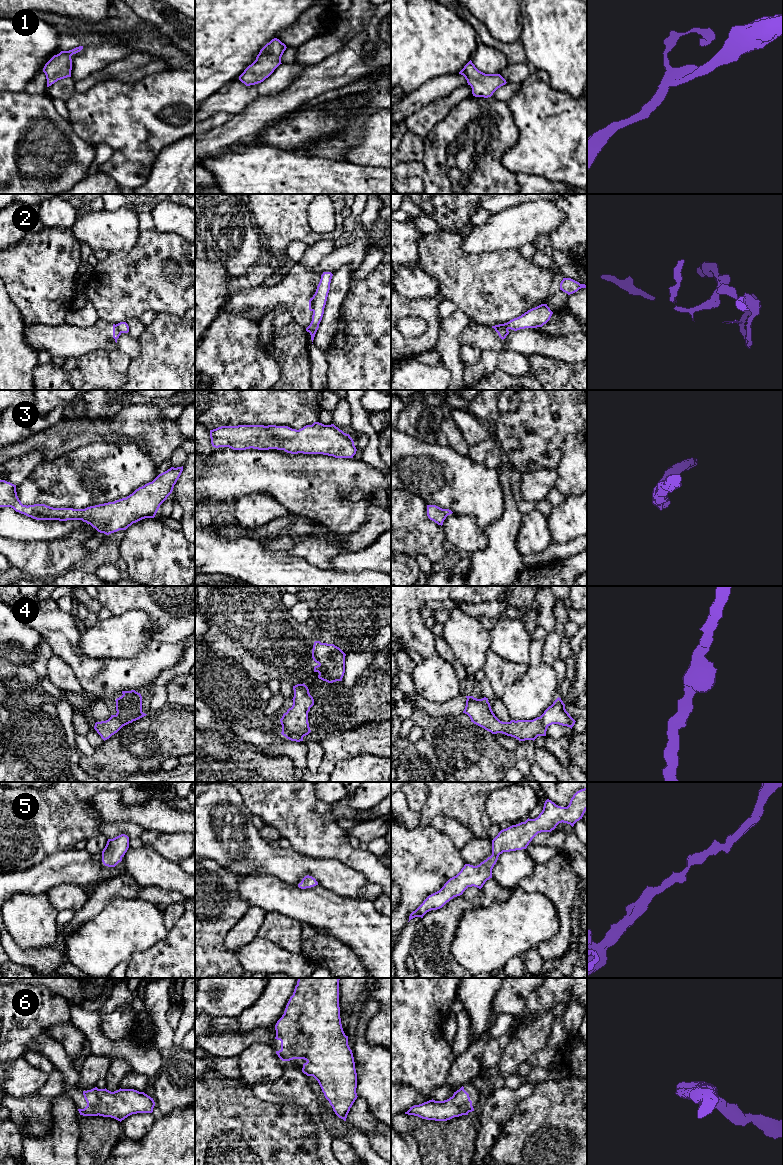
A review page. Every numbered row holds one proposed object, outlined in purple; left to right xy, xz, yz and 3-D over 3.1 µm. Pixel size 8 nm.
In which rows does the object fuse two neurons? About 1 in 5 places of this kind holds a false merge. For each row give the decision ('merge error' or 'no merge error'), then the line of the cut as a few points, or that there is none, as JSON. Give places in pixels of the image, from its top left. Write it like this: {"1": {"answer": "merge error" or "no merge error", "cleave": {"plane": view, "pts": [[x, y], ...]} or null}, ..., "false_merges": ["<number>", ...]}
{"1": {"answer": "no merge error", "cleave": null}, "2": {"answer": "merge error", "cleave": {"plane": "yz", "pts": [[507, 328], [495, 329]]}}, "3": {"answer": "no merge error", "cleave": null}, "4": {"answer": "no merge error", "cleave": null}, "5": {"answer": "no merge error", "cleave": null}, "6": {"answer": "no merge error", "cleave": null}, "false_merges": ["2"]}

